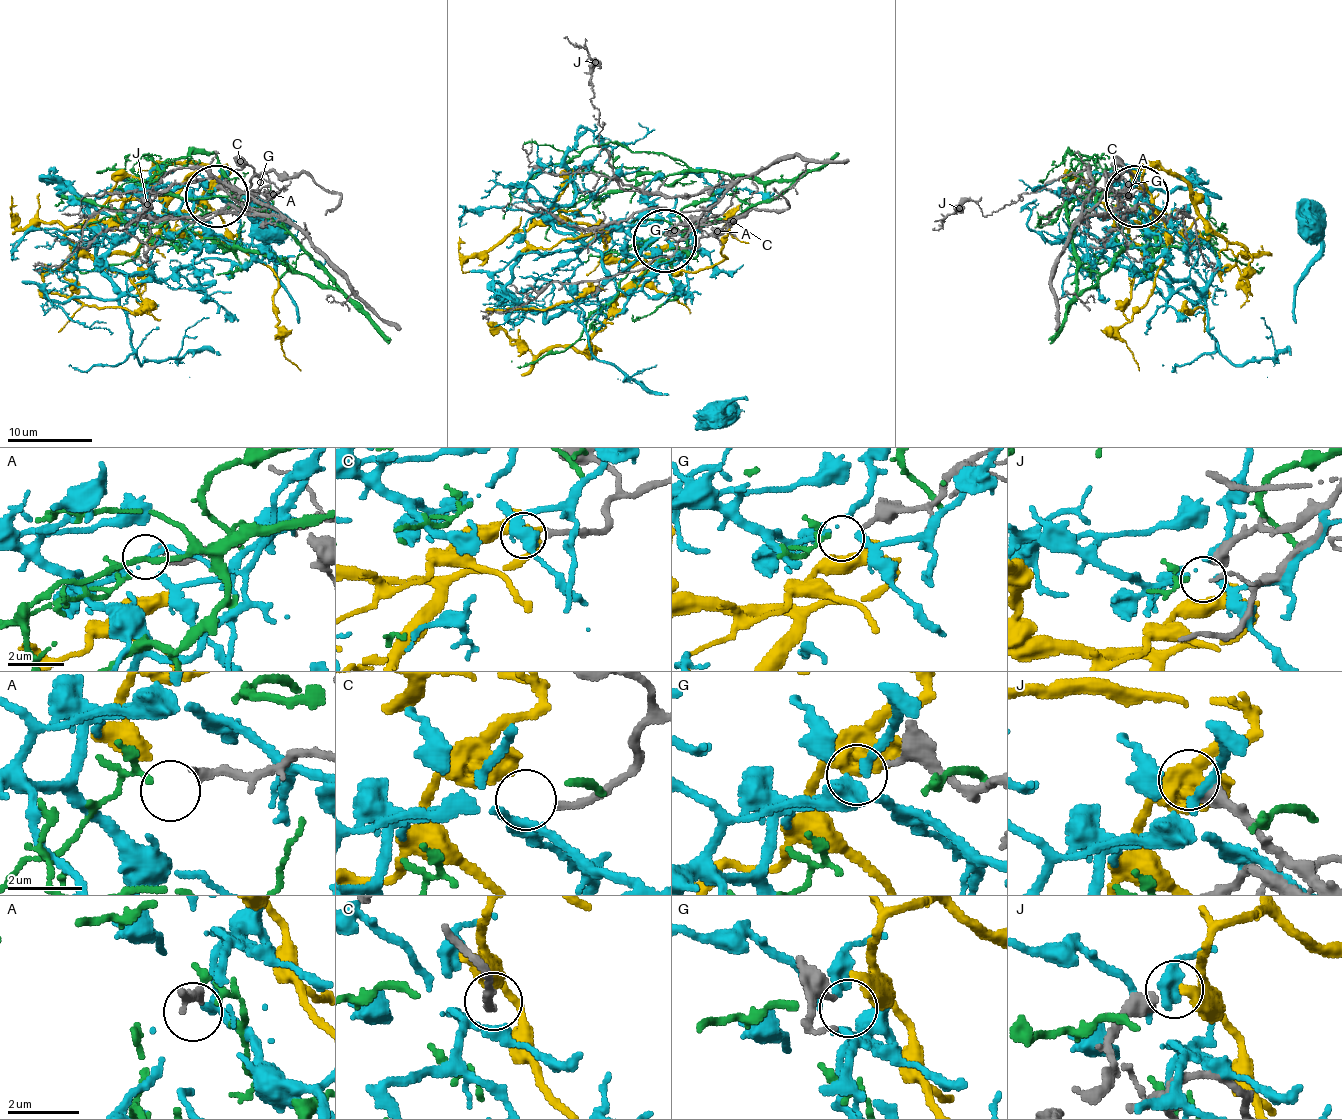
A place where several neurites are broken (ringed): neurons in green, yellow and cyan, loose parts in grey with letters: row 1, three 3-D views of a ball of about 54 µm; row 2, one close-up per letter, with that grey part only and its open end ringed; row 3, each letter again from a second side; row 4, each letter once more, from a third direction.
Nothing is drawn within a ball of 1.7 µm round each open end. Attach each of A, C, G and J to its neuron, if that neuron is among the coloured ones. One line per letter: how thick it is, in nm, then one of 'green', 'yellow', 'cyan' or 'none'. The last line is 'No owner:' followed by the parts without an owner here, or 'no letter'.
A: 240 nm | none
C: 220 nm | none
G: 200 nm | none
J: 460 nm | none
No owner: A, C, G, J

